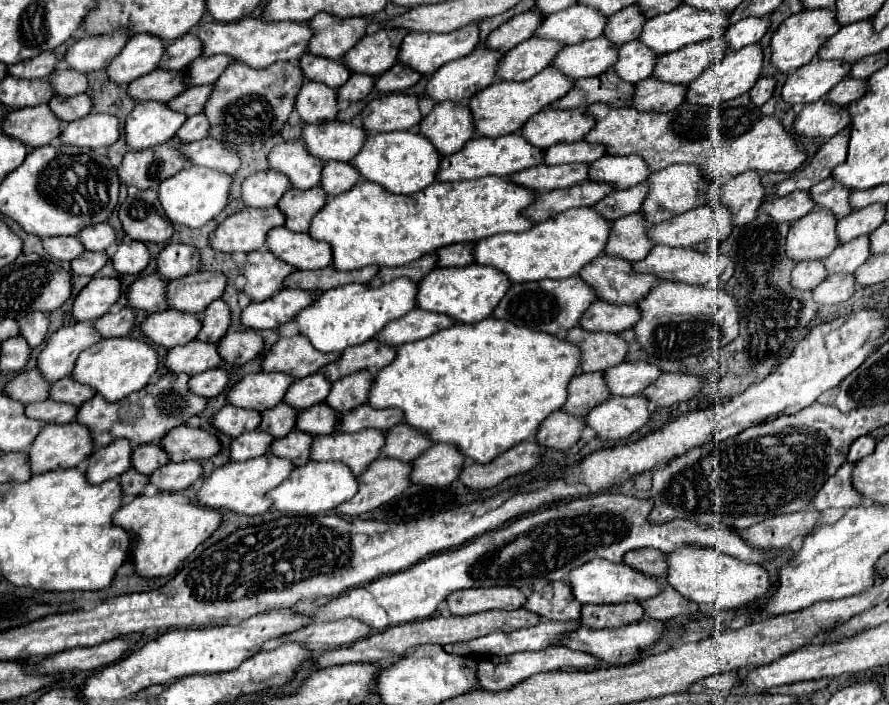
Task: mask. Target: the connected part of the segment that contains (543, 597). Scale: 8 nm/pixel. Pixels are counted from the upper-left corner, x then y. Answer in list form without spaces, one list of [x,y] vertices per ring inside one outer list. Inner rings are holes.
[[[550,582],[550,586],[544,586],[540,592],[532,592],[524,604],[524,610],[530,610],[540,618],[556,622],[578,620],[580,608],[582,604],[574,600],[566,582]]]

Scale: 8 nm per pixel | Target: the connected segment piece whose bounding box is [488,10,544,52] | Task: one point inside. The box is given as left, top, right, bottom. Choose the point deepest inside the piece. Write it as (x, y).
(521, 27)

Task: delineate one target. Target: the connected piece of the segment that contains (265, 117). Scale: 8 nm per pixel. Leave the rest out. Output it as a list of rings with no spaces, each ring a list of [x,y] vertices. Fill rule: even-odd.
[[[232,62],[216,80],[214,92],[206,102],[204,114],[212,126],[210,138],[216,138],[230,148],[240,148],[244,144],[252,144],[254,148],[262,146],[286,124],[304,80],[300,66],[290,62],[276,62],[262,70],[250,68],[244,62]]]

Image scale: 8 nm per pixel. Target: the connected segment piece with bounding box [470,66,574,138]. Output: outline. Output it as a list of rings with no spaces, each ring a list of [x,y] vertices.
[[[548,66],[546,70],[538,72],[534,78],[524,80],[524,82],[498,80],[498,82],[490,84],[488,88],[484,88],[482,92],[472,96],[470,108],[474,114],[476,132],[480,136],[488,136],[488,138],[498,138],[498,136],[504,136],[510,132],[518,132],[534,114],[538,114],[540,110],[548,108],[552,102],[556,102],[558,98],[568,94],[568,90],[572,86],[574,86],[574,80],[568,78],[566,74],[562,74],[554,66]]]

